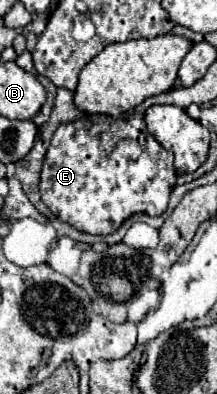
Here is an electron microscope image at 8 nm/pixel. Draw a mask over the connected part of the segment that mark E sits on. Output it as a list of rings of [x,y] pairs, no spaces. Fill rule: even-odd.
[[[132,111],[122,113],[118,119],[112,119],[110,115],[82,115],[56,129],[42,165],[40,195],[60,221],[90,235],[110,235],[136,213],[158,217],[166,211],[170,191],[176,185],[176,169],[172,161],[172,153],[148,133],[142,115]]]

